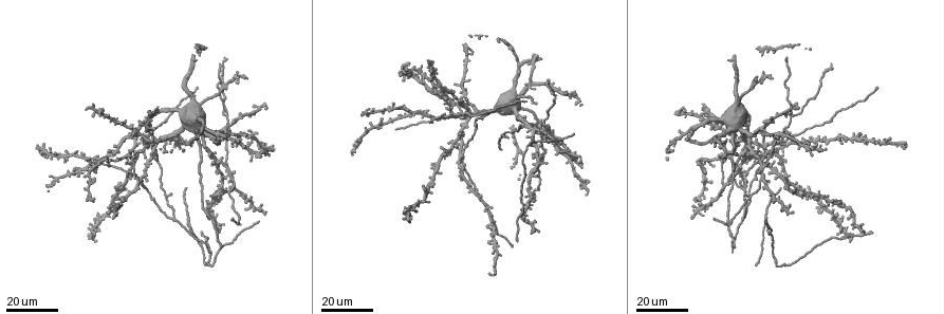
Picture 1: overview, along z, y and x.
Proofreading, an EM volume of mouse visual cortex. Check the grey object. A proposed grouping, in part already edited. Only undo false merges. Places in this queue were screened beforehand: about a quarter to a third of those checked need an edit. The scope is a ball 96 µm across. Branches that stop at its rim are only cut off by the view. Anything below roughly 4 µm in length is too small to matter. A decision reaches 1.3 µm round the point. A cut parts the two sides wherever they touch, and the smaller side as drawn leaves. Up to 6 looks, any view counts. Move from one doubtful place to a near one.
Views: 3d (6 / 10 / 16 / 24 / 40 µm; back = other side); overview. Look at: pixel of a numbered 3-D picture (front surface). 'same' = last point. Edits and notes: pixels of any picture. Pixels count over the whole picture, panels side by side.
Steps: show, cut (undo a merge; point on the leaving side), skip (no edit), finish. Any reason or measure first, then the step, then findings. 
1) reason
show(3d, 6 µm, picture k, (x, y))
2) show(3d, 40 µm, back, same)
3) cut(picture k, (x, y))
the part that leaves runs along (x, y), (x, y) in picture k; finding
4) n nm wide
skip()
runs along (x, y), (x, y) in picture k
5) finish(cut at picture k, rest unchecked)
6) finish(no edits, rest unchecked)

side arm on a straight run
show(3d, 16 µm, picture 1, (144, 189))

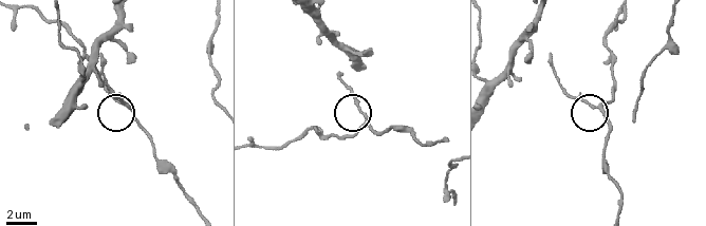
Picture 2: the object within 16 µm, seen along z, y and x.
closer look
show(3d, 10 µm, picture 2, (365, 119))

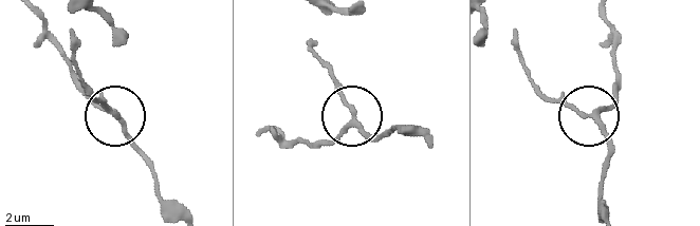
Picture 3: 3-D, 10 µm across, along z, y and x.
skip()
runs along (178, 214), (120, 119), (83, 82) in picture 3; all the same neuron

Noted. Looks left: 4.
four arms meet
show(3d, 16 µm, picture 1, (460, 160))

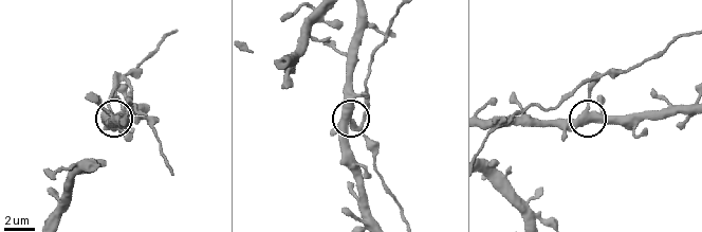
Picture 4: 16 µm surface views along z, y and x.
show(3d, 10 µm, picture 4, (589, 108))

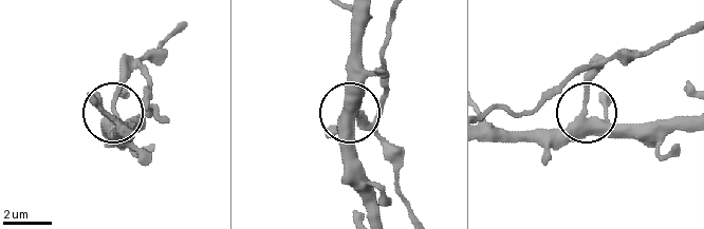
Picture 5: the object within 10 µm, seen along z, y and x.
side arm 52 µm
skip()
continuous, no second neuron

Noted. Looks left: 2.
a fork
show(3d, 16 µm, picture 1, (226, 167))

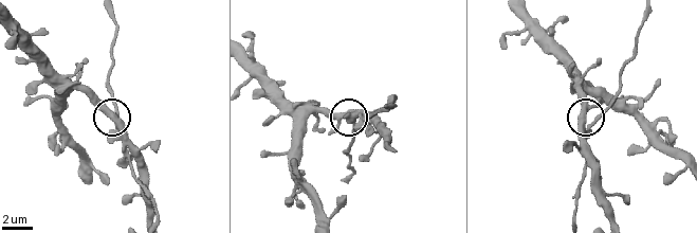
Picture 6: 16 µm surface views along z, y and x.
closer look
show(3d, 10 µm, picture 6, (590, 125))

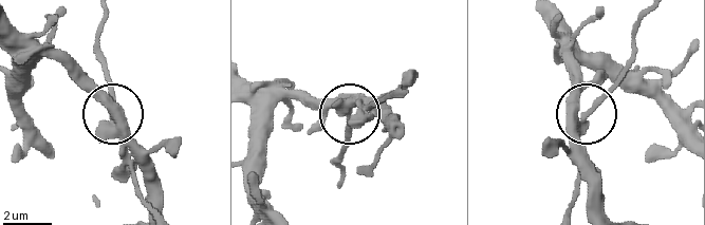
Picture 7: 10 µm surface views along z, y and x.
skip()
runs along (13, 23), (43, 41), (104, 101), (119, 126), (134, 185) in picture 7; all the same neuron

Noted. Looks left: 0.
finish(no edits, rest unchecked)

